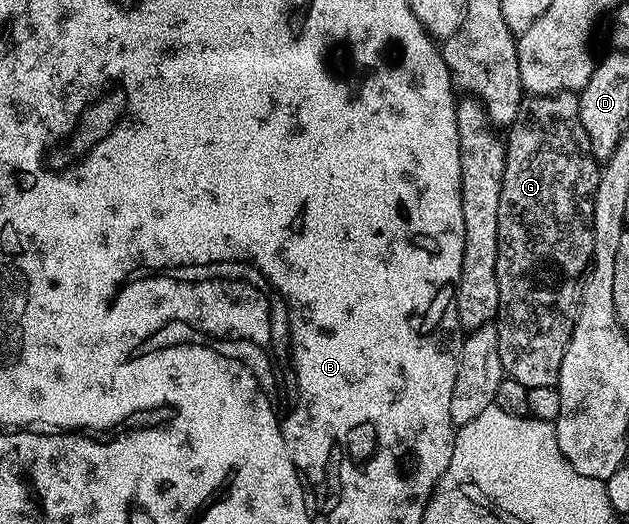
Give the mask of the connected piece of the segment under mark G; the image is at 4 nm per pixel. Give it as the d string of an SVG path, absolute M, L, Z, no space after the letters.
M563 91L557 95L528 95L520 100L518 117L514 117L511 127L506 131L506 146L504 160L506 169L502 177L502 197L498 201L498 313L495 317L496 332L498 333L498 357L502 357L504 374L509 380L521 383L524 389L546 385L554 387L559 384L562 357L568 348L572 330L576 324L576 313L580 310L580 293L582 280L592 262L592 210L594 209L594 193L598 185L601 164L592 155L590 137L586 137L586 129L582 129L582 117L578 113L580 96L574 91Z

